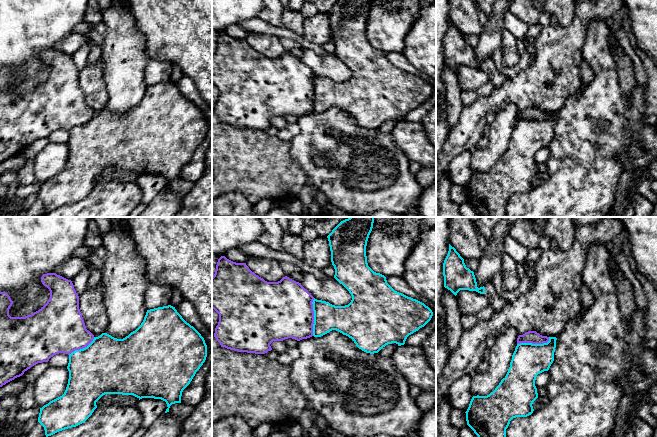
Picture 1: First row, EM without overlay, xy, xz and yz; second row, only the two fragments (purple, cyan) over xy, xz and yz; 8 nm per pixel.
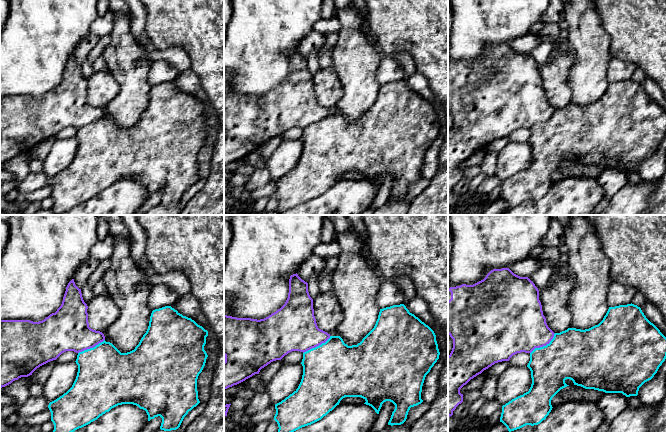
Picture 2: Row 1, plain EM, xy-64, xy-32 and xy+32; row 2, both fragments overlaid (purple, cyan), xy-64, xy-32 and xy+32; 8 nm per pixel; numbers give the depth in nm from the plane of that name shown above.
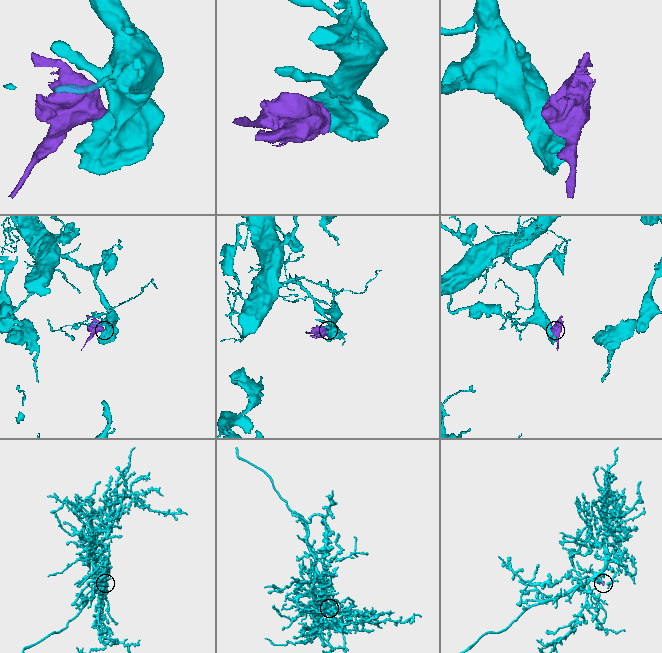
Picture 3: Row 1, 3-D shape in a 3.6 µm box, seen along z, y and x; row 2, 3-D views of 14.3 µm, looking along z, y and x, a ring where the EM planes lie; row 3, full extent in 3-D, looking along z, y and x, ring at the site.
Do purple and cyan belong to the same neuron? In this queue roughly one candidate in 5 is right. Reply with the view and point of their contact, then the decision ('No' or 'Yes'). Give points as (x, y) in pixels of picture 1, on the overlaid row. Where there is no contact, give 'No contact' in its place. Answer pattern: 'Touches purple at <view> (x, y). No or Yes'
Touches purple at xz (313, 317). No

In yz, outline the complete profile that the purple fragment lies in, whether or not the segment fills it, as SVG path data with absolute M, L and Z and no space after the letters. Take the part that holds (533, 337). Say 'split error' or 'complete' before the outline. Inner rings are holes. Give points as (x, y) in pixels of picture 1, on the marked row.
complete; M528 331L523 335L519 335L517 338L517 344L520 343L532 343L532 344L543 344L549 341L549 337L542 336L536 331Z

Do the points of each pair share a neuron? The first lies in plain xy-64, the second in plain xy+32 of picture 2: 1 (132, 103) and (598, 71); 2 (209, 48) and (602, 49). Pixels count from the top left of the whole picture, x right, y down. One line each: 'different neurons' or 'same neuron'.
1: same neuron
2: different neurons

